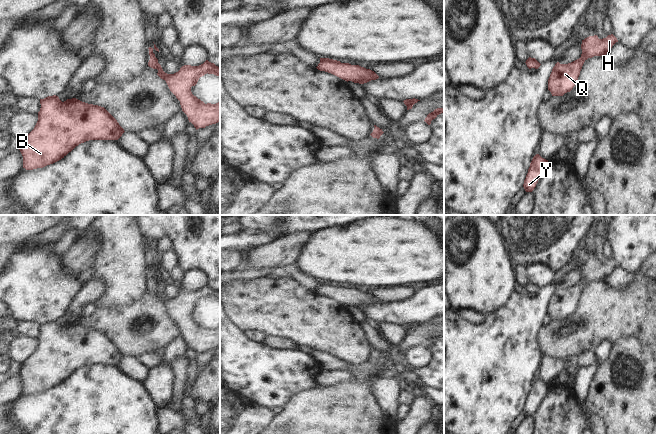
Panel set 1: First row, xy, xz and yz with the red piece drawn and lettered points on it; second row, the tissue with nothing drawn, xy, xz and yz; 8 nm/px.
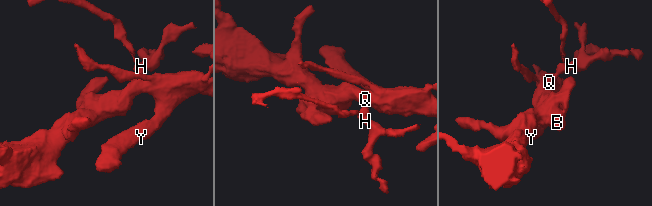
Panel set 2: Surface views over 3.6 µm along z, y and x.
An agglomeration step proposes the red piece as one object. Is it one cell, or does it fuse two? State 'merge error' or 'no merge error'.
no merge error

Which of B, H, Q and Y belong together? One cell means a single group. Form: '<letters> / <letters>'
B H Q Y

